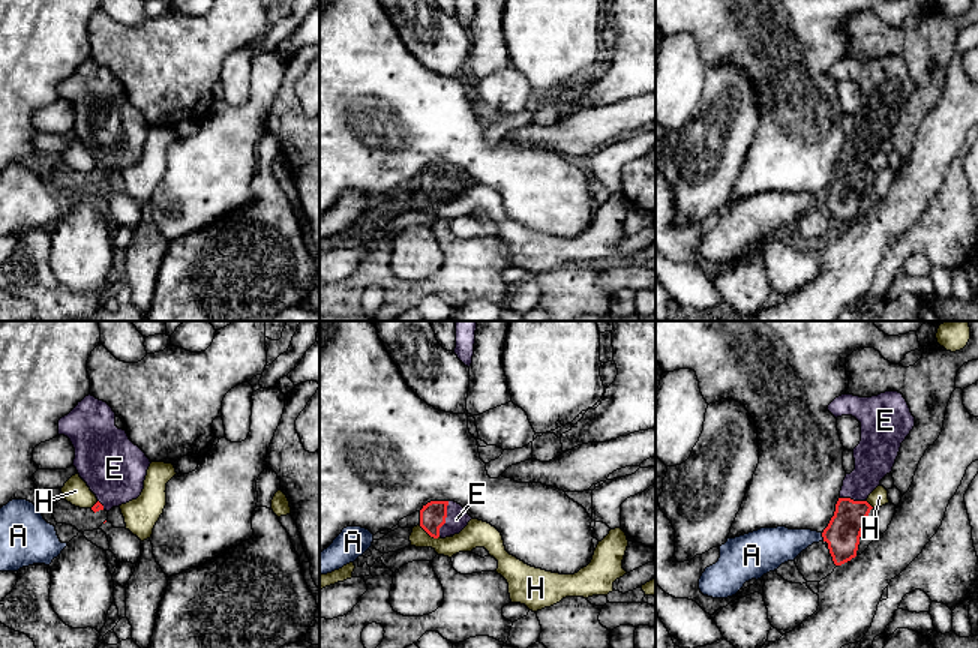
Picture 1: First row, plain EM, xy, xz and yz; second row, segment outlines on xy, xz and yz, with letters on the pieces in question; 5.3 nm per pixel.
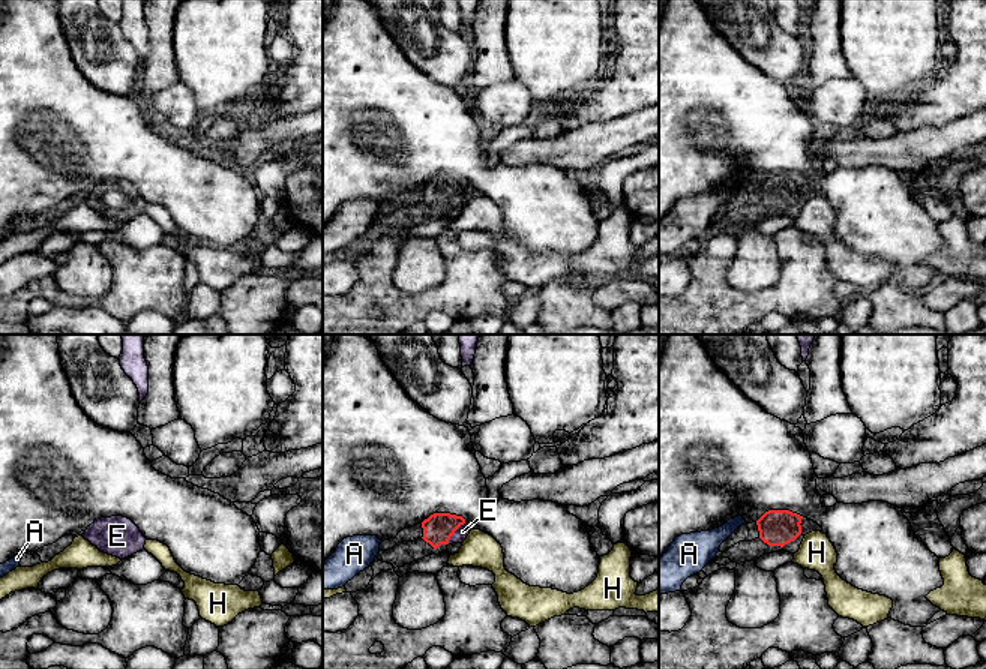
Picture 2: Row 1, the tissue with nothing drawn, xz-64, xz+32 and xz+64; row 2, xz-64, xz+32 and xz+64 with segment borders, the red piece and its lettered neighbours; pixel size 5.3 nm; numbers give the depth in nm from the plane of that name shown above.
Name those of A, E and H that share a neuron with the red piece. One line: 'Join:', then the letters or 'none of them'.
Join: E

